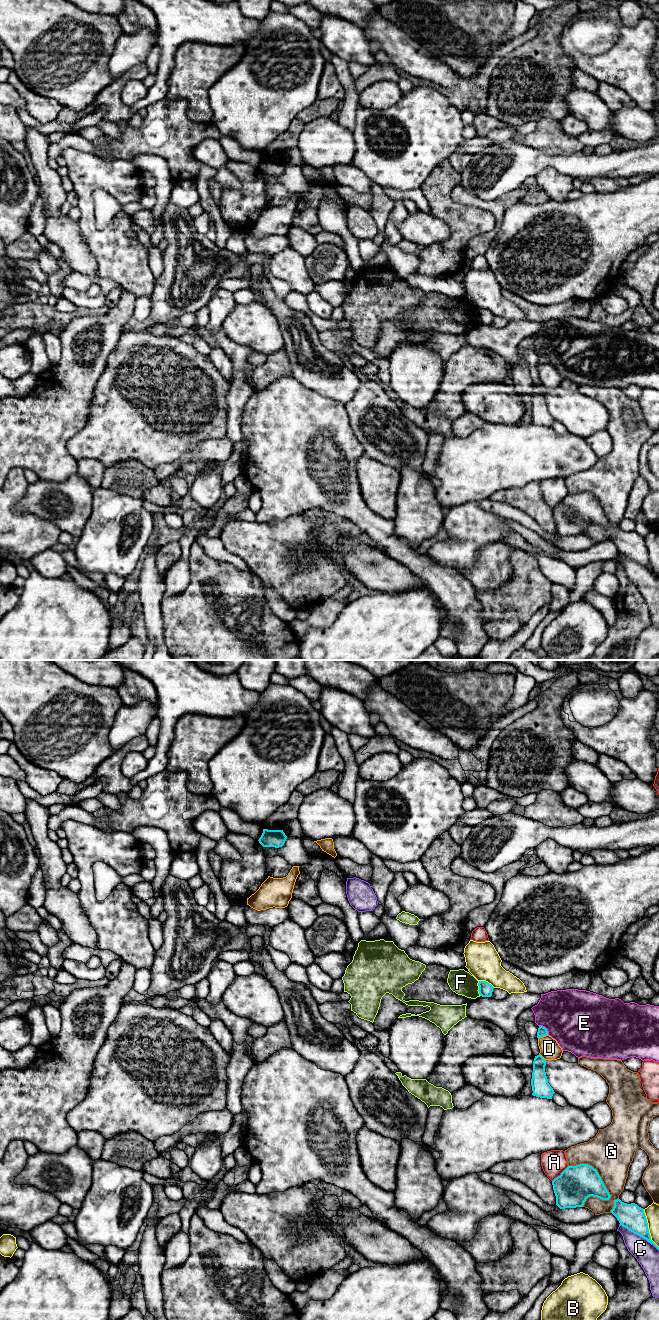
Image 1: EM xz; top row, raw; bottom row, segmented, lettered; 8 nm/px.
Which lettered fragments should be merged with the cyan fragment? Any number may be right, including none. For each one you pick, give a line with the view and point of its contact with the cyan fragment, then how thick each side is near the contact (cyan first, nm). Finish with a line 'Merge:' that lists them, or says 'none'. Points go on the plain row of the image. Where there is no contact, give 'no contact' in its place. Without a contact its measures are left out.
Merge: none

